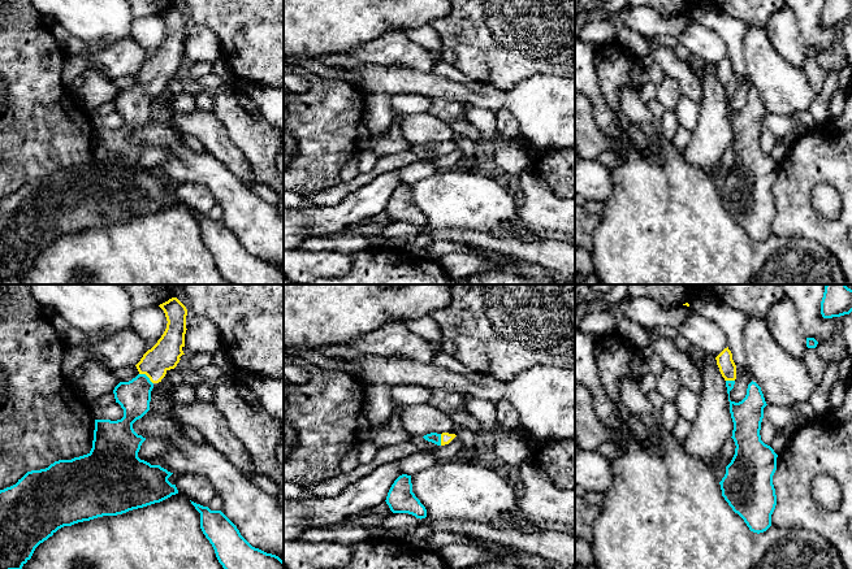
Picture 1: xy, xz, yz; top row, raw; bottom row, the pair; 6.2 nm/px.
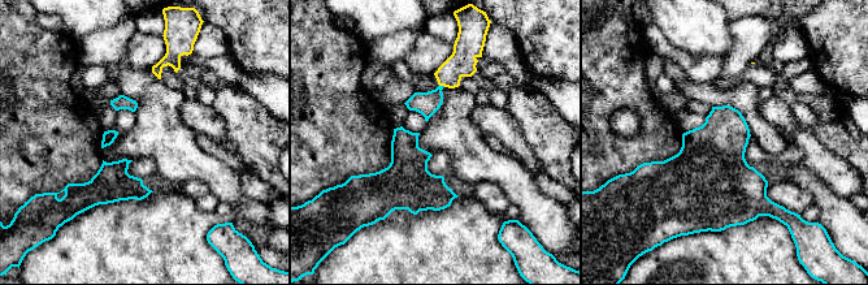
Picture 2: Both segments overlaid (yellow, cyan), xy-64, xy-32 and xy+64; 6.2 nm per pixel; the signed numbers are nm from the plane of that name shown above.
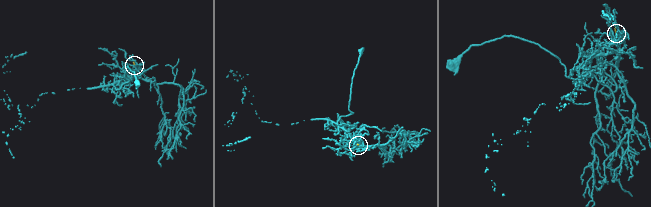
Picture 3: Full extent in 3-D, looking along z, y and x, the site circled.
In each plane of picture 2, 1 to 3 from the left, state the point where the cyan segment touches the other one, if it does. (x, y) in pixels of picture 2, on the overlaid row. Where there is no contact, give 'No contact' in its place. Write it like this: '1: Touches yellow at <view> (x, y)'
1: No contact
2: Touches yellow at xy-32 (442, 85)
3: No contact

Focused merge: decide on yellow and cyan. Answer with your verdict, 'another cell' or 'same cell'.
same cell

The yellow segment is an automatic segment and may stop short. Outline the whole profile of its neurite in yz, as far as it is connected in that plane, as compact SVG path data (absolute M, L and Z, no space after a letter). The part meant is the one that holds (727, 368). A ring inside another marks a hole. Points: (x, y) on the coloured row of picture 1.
M728 347L715 360L726 381L734 422L731 438L736 446L735 455L719 482L722 496L749 530L760 534L771 526L771 514L777 505L773 475L778 455L761 440L760 435L764 408L767 404L761 387L753 381L748 385L741 401L731 401L730 391L735 385L736 365Z

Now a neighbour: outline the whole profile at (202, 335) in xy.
M195 314L185 334L185 355L212 353L221 348L221 333L207 317Z

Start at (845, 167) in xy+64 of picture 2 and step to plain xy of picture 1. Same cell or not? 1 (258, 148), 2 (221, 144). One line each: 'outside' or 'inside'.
1: outside
2: inside

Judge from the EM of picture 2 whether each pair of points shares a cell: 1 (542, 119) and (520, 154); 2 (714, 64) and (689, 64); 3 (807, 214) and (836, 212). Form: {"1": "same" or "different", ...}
{"1": "different", "2": "same", "3": "different"}

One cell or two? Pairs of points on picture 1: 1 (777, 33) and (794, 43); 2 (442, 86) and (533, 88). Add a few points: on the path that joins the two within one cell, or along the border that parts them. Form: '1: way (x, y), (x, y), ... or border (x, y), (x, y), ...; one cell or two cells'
1: way (781, 33), (790, 42); one cell
2: way (465, 94), (511, 98); one cell

